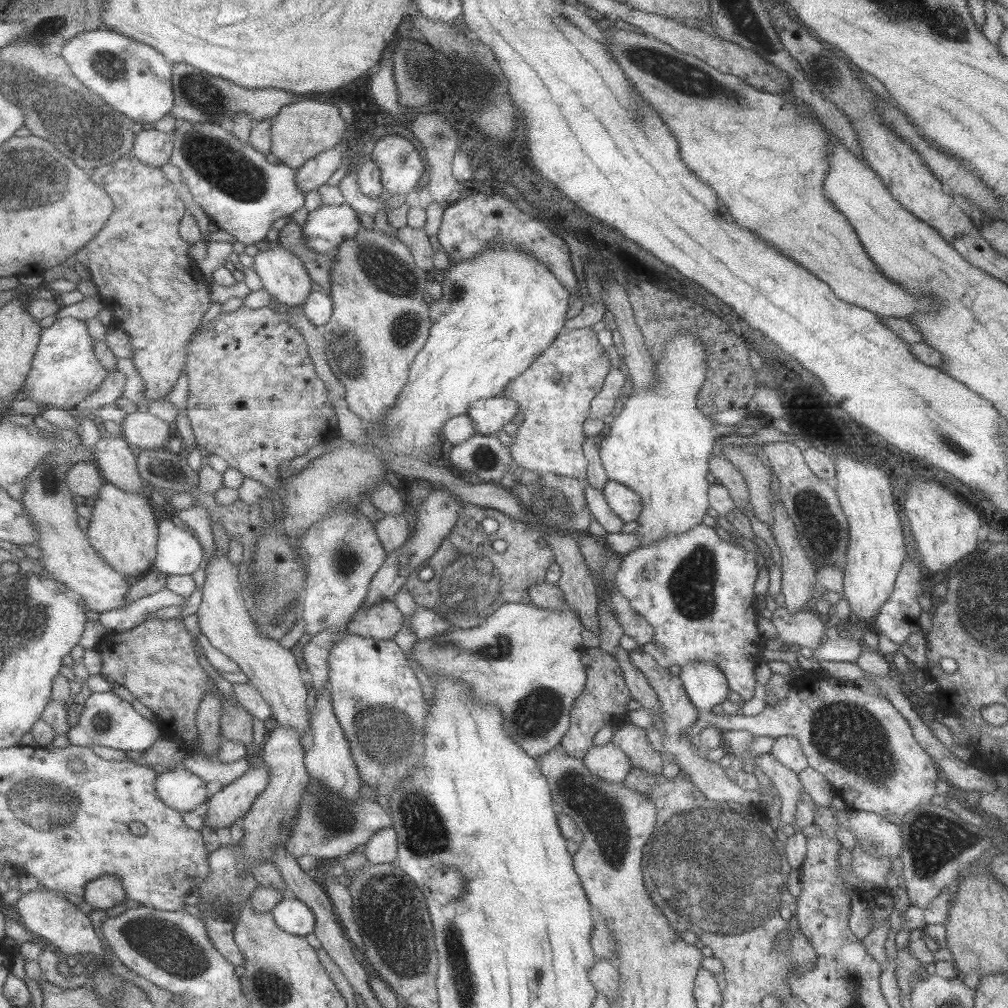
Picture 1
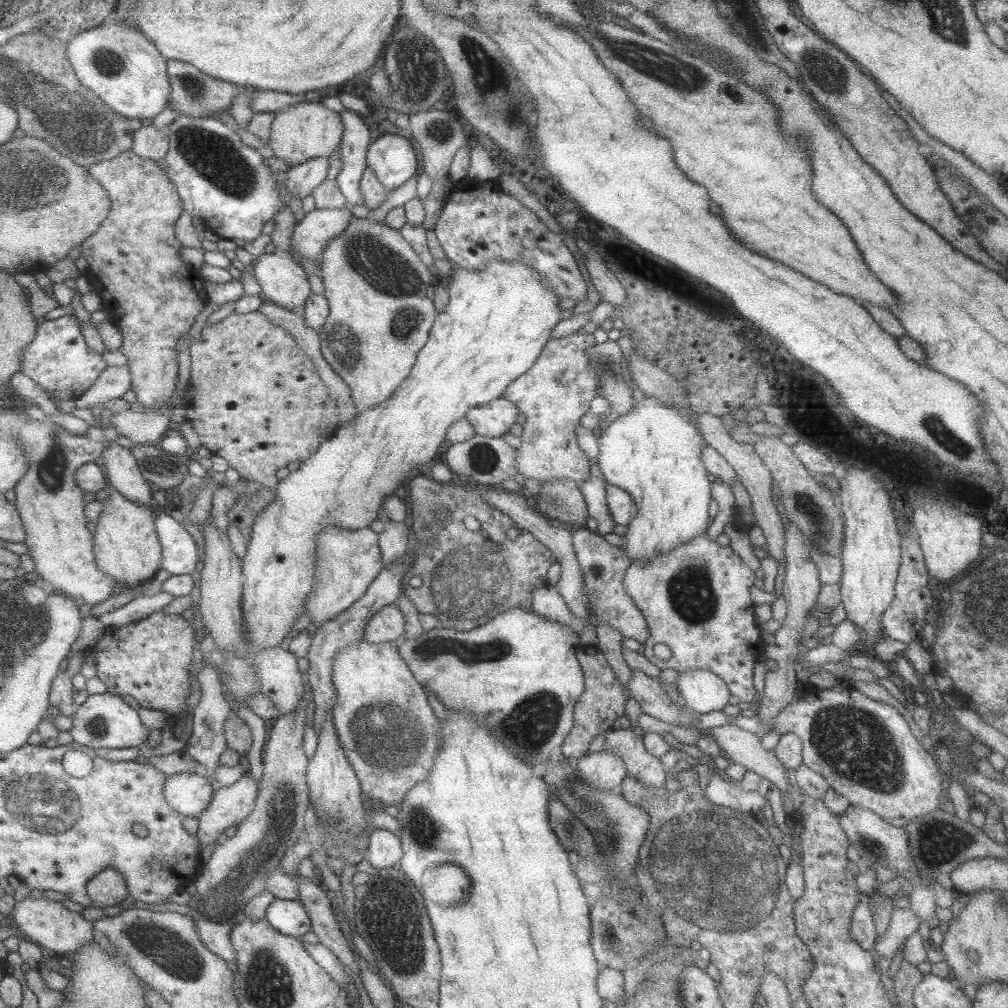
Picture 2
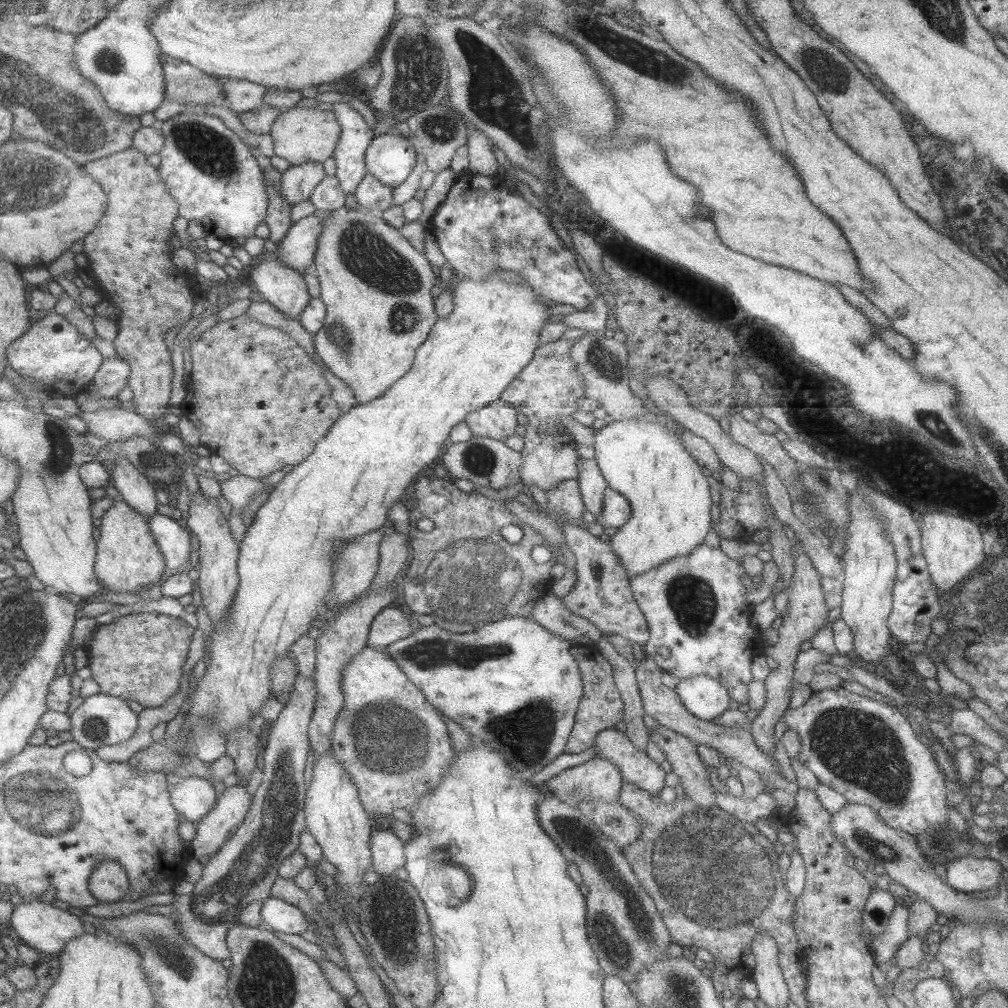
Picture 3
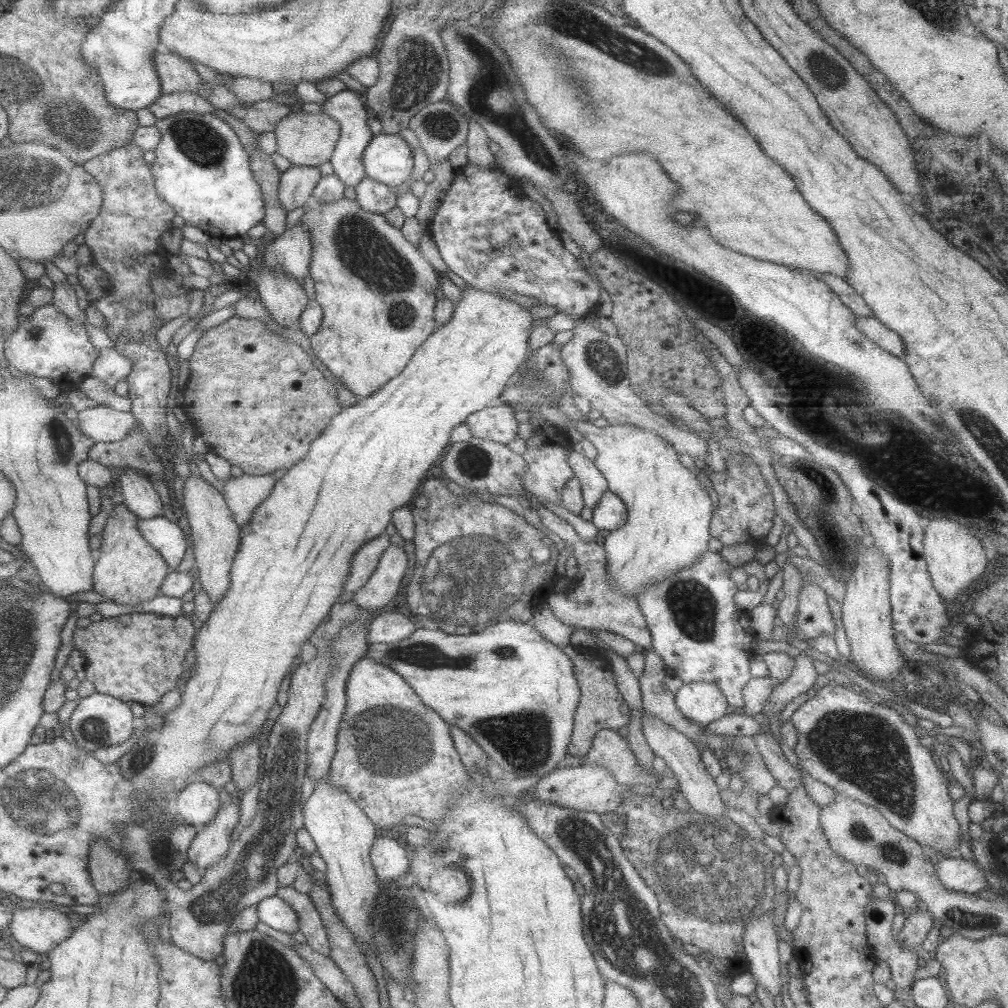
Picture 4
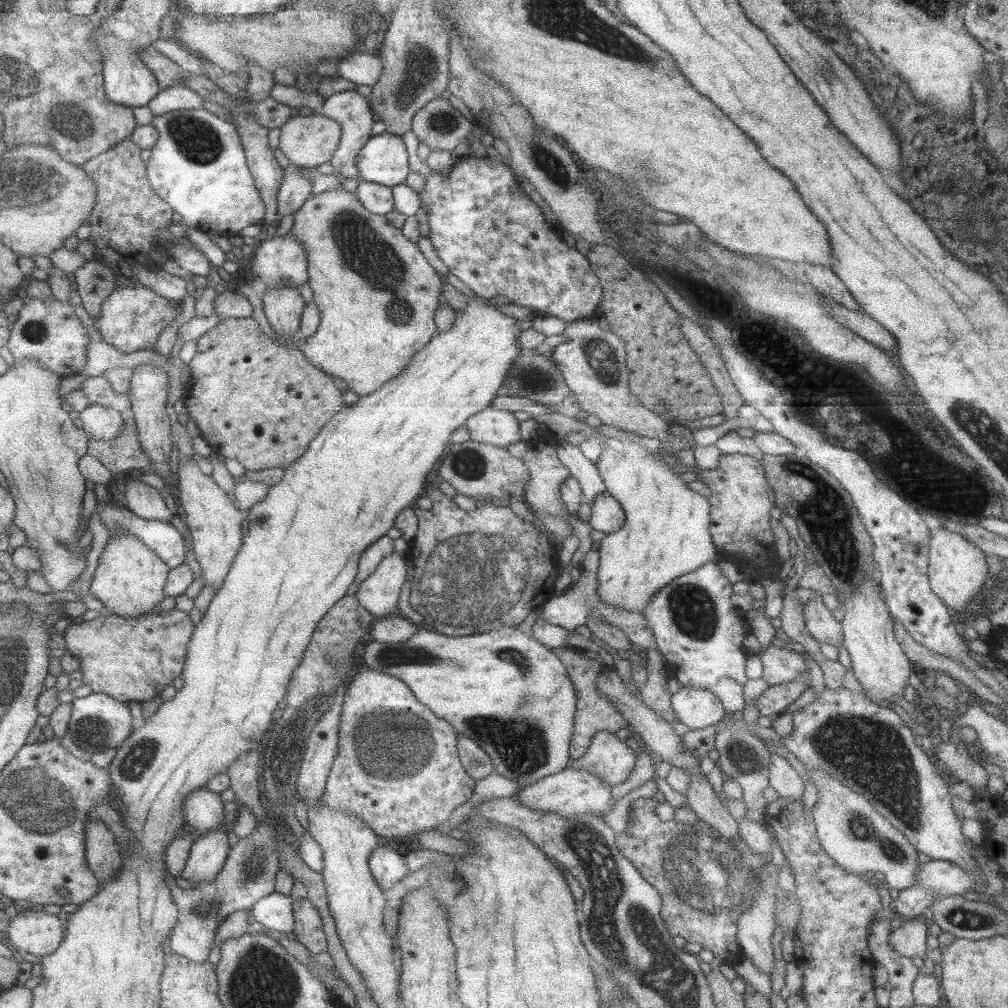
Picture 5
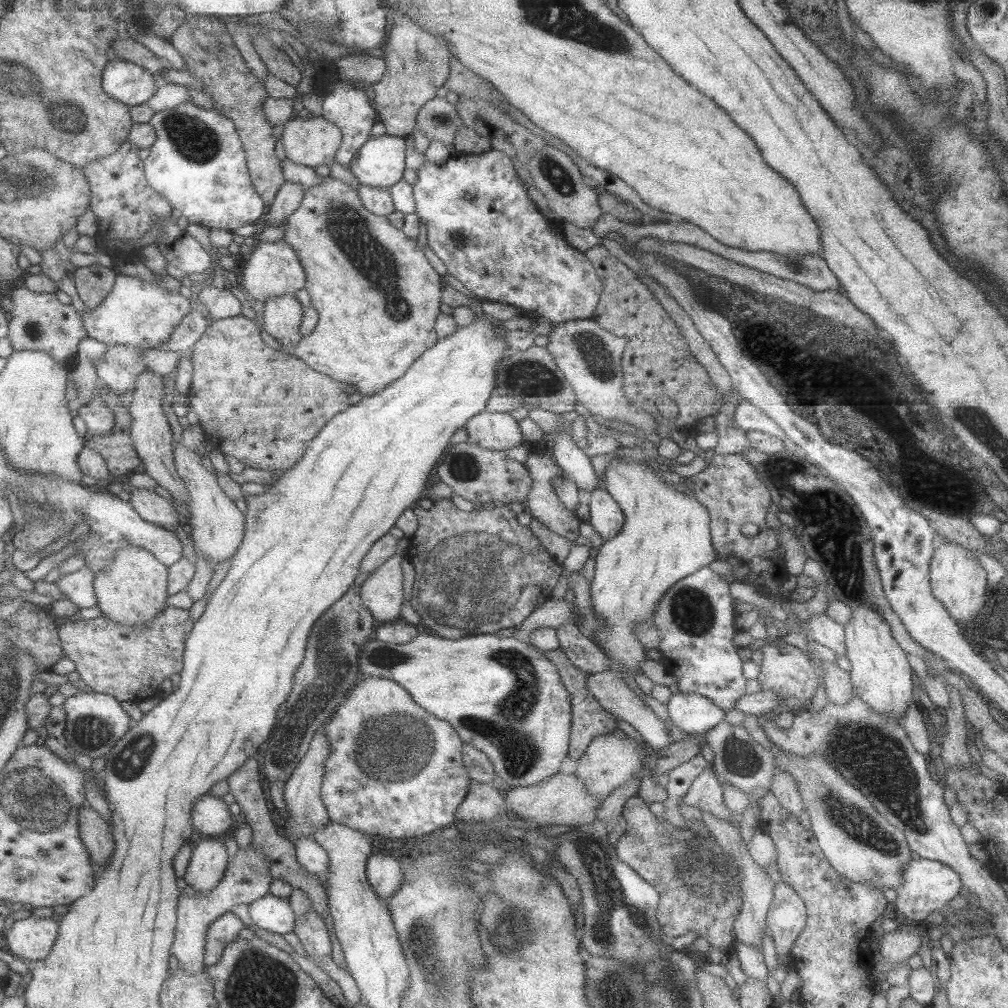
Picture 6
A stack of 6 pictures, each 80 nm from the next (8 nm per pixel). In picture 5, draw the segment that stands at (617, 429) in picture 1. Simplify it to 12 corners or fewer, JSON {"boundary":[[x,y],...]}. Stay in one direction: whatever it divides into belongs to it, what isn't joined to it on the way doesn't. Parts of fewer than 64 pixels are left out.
{"boundary":[[532,417],[603,444],[624,524],[595,545],[597,597],[642,614],[719,557],[710,504],[637,443],[581,417]]}

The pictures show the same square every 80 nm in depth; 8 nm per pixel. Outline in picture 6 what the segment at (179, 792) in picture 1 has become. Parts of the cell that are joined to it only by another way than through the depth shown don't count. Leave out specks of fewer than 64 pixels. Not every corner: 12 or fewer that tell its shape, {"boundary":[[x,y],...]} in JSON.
{"boundary":[[210,793],[196,802],[193,825],[219,838],[235,828],[229,805]]}

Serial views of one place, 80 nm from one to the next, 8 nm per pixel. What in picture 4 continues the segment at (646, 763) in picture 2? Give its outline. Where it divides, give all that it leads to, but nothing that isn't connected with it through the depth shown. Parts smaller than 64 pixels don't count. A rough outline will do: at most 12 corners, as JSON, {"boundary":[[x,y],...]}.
{"boundary":[[597,730],[581,764],[606,768],[620,786],[656,778],[638,766],[627,740]]}

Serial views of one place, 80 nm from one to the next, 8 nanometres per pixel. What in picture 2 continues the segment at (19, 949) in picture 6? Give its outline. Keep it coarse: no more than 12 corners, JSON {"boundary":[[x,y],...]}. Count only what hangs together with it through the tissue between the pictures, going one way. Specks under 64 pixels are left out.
{"boundary":[[45,897],[19,901],[8,920],[24,938],[76,953],[93,921]]}

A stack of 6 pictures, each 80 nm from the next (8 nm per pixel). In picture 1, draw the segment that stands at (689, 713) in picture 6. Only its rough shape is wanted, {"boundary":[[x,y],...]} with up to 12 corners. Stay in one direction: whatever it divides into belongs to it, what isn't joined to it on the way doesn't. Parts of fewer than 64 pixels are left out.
{"boundary":[[685,665],[678,674],[697,710],[727,698],[724,674],[711,665]]}

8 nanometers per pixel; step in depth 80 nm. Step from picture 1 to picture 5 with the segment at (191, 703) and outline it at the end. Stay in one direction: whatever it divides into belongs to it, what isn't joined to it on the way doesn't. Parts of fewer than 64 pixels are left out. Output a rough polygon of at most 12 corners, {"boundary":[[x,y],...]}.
{"boundary":[[187,612],[102,614],[63,635],[83,683],[124,703],[183,674]]}

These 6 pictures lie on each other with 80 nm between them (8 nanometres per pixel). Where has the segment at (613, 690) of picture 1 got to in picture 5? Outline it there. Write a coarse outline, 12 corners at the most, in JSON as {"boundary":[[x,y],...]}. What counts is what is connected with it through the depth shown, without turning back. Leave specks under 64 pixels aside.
{"boundary":[[566,647],[551,649],[565,667],[576,705],[571,759],[592,736],[628,726],[596,689],[597,661]]}

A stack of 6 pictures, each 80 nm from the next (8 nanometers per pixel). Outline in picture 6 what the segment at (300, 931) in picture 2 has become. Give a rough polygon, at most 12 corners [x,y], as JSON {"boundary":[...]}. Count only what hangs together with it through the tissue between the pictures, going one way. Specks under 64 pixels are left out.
{"boundary":[[269,893],[252,902],[253,924],[280,935],[294,932],[290,899]]}

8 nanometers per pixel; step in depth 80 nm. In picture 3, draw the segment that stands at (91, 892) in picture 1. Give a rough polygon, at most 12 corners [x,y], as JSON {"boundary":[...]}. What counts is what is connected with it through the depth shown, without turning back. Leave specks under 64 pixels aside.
{"boundary":[[121,861],[94,866],[90,889],[99,902],[117,901],[132,882]]}

